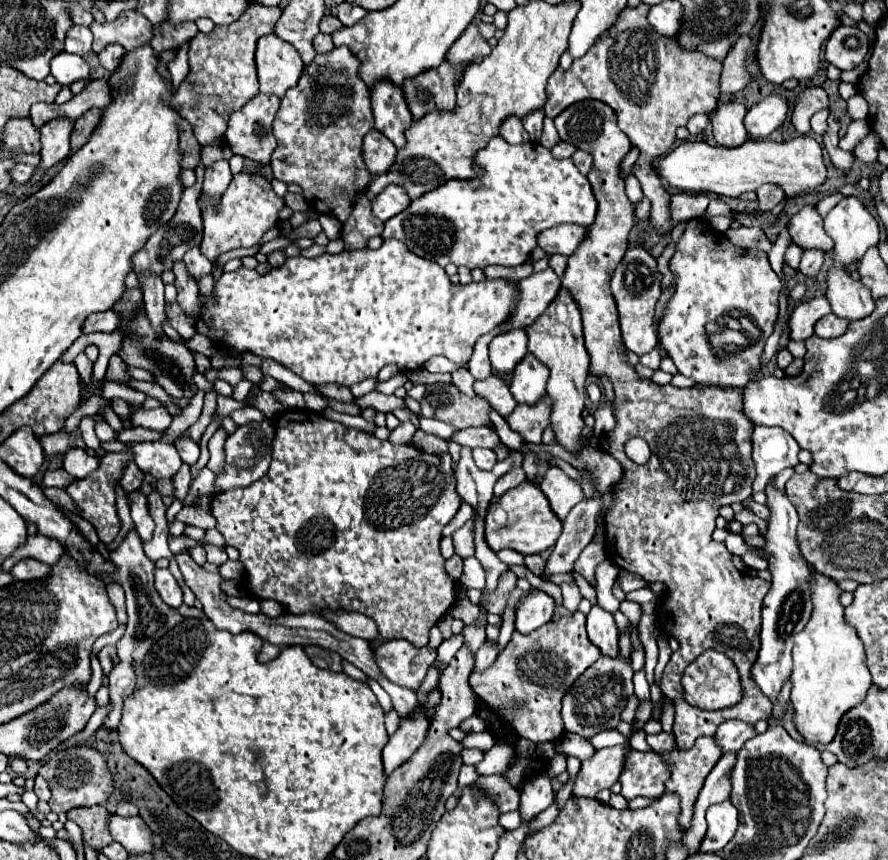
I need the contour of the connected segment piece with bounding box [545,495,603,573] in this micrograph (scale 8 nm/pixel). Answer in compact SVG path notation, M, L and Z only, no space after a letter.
M585 497L577 503L563 521L563 533L557 539L547 561L545 573L569 573L579 553L591 543L597 527L597 517L603 507L603 497Z

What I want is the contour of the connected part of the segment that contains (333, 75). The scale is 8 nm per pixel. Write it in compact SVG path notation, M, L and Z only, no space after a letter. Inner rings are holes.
M335 47L331 53L317 55L311 65L305 67L297 87L291 87L281 99L281 107L273 121L273 135L277 139L277 149L271 155L271 167L275 179L283 183L297 183L303 189L303 197L309 207L317 213L333 215L341 223L351 215L355 195L363 193L373 175L367 171L363 161L363 137L373 129L371 113L371 93L359 79L359 59L347 47Z

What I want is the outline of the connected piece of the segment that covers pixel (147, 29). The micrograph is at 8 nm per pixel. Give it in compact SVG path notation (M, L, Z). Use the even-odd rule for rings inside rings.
M123 11L111 23L93 21L91 33L95 37L93 39L93 53L95 55L99 55L111 43L125 47L125 51L131 51L133 47L141 47L151 41L153 25L139 11Z

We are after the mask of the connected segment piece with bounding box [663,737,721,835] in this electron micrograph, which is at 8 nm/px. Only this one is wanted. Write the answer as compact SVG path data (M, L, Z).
M699 737L691 749L683 751L683 749L675 747L673 751L667 751L667 753L663 753L663 755L665 755L665 765L669 765L669 769L671 769L671 771L669 771L671 777L669 777L669 781L665 783L665 791L669 791L669 793L673 791L673 793L677 793L677 797L679 797L679 805L681 805L681 817L679 817L679 821L681 821L681 831L683 831L683 835L685 835L685 833L689 831L689 825L691 825L693 805L695 805L697 793L701 791L701 785L703 785L705 777L709 775L709 769L713 769L713 765L719 761L721 749L717 749L715 737Z

